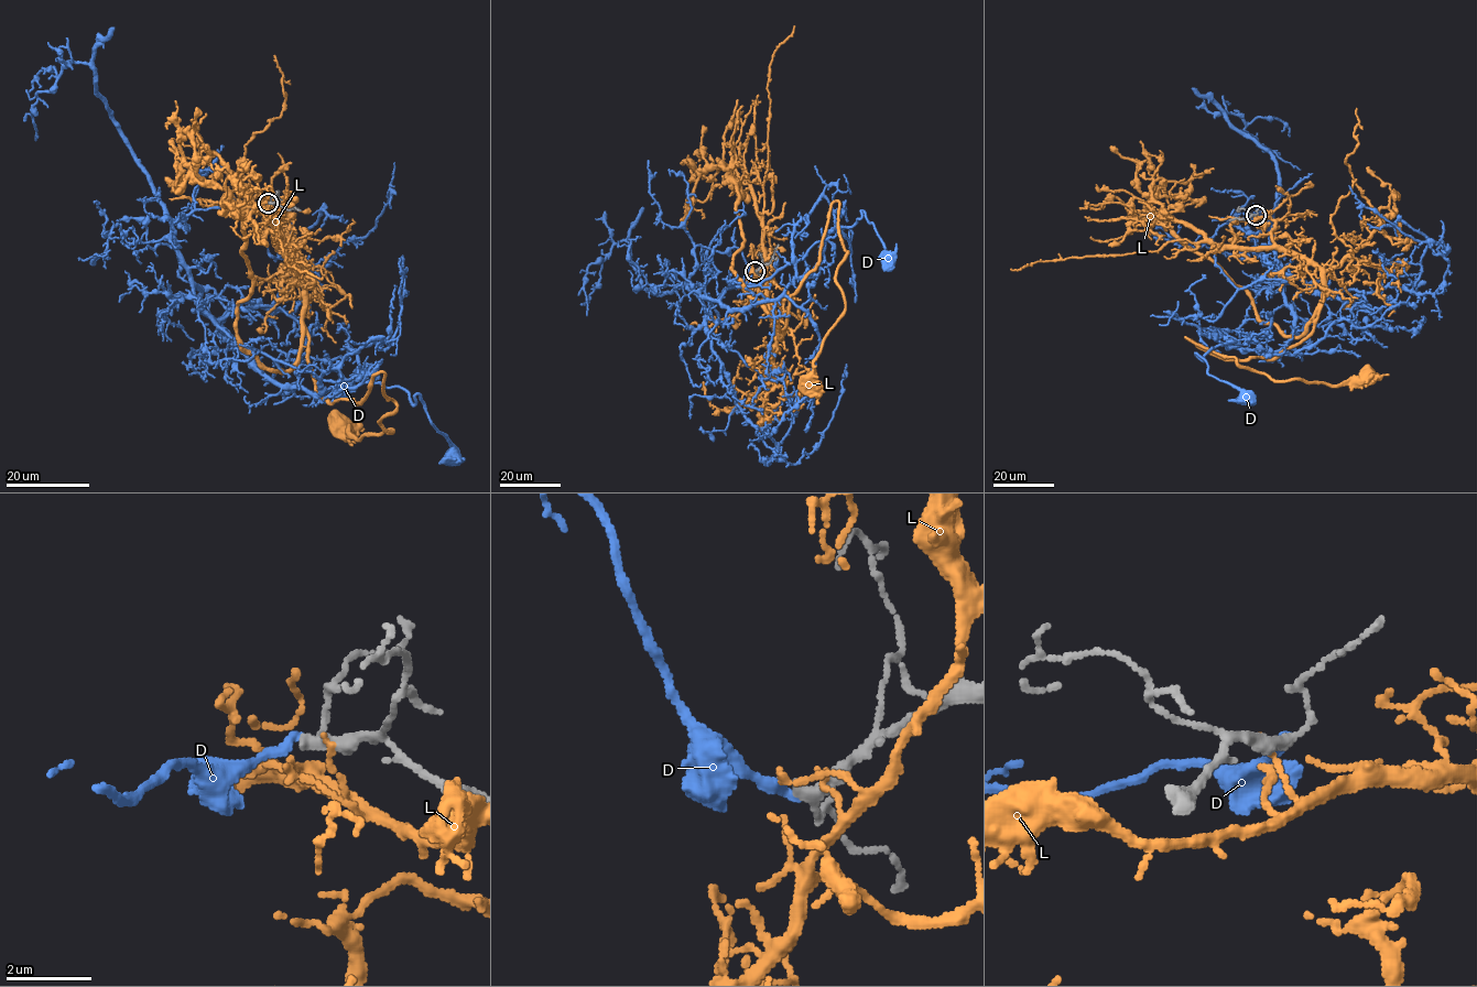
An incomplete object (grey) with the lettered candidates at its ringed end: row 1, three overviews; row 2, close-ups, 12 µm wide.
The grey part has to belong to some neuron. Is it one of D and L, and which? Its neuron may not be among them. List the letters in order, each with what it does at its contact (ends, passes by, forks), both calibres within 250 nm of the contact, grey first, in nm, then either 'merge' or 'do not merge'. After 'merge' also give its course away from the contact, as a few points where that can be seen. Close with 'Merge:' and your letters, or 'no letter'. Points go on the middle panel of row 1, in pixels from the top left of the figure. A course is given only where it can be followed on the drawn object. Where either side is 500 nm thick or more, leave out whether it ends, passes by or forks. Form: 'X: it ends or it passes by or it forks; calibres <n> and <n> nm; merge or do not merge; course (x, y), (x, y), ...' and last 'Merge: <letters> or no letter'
D: it ends; calibres 260 and 200 nm; merge; course (756, 271), (736, 247), (696, 246), (685, 284), (717, 300), (756, 286), (862, 210), (888, 262)
L: it ends; calibres 320 and 120 nm; do not merge
Merge: D

